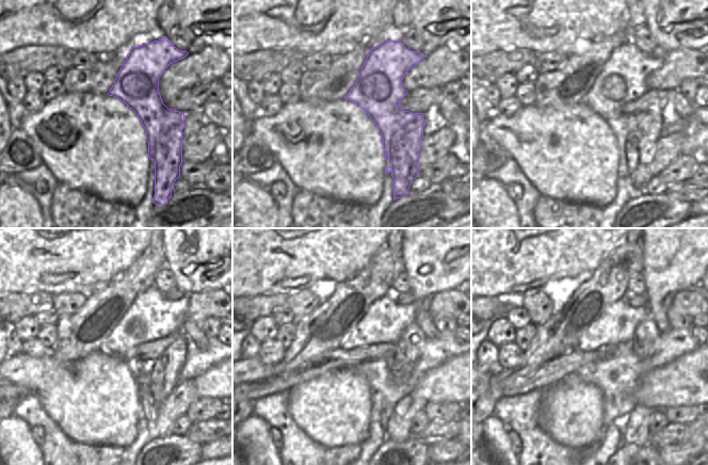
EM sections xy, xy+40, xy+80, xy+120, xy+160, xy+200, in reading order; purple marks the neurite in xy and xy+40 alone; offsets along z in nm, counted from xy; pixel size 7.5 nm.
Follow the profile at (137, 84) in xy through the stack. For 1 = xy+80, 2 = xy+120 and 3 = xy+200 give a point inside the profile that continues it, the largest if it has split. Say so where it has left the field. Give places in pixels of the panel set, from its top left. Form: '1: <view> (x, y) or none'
1: xy+80 (622, 80)
2: xy+120 (150, 317)
3: xy+200 (620, 322)

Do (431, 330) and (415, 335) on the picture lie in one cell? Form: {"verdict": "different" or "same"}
{"verdict": "different"}

